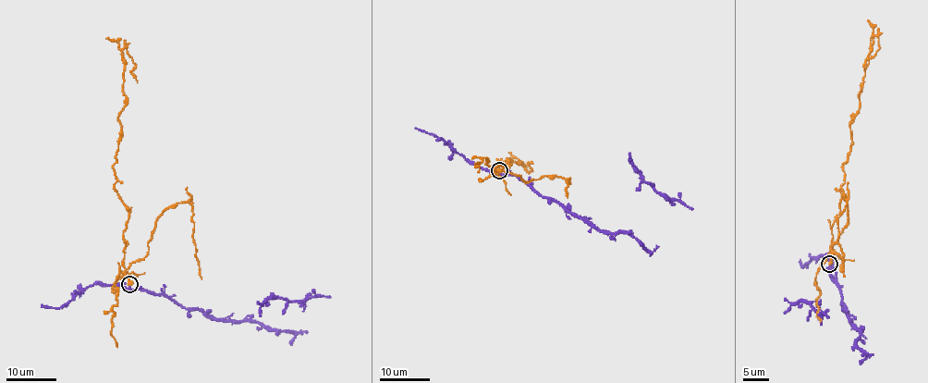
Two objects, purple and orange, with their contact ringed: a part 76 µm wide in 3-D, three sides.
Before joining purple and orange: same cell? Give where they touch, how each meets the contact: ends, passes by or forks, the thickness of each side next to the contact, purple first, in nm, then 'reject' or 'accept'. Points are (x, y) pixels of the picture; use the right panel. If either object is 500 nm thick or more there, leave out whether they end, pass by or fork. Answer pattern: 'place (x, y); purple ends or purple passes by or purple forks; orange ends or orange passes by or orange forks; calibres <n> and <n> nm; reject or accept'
place (829, 264); purple ends; orange ends; calibres 200 and 460 nm; reject

